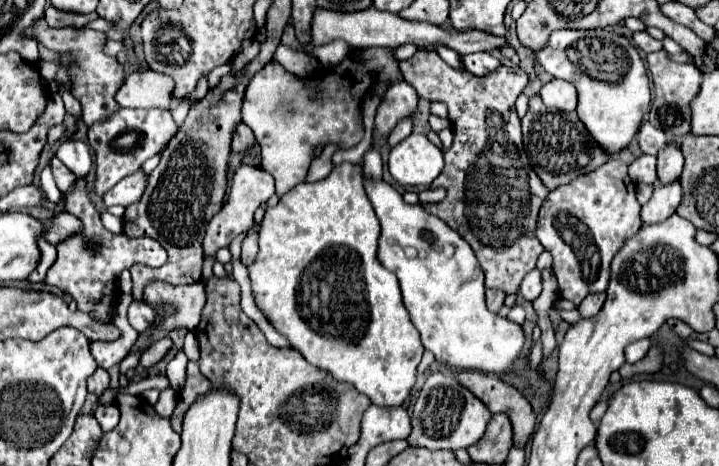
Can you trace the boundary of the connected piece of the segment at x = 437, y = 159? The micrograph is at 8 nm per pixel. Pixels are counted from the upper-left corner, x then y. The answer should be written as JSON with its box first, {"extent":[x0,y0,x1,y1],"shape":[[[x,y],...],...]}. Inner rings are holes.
{"extent":[388,134,444,186],"shape":[[[410,134],[392,148],[388,168],[402,186],[428,186],[444,168],[444,154],[426,136]]]}

